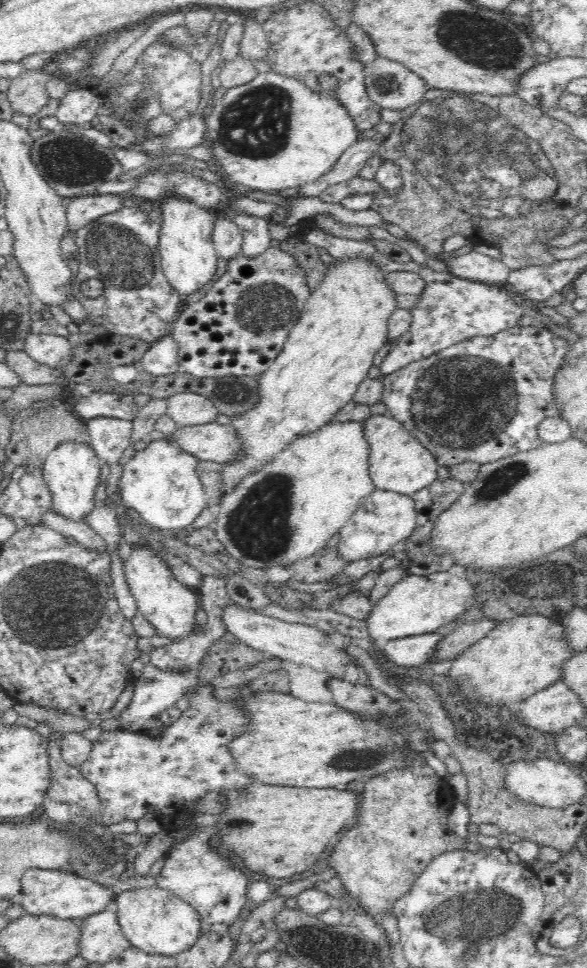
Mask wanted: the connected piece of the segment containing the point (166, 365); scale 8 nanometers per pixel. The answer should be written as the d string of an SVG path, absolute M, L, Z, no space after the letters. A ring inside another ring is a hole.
M170 333L148 346L141 366L142 370L154 377L164 377L178 372L179 348Z

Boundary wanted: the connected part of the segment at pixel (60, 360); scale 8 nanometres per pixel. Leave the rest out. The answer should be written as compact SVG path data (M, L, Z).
M28 333L23 350L39 363L60 370L73 357L73 348L67 337L51 333Z

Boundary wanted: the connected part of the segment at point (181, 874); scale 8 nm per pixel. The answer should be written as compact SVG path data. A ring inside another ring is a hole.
M192 835L180 844L174 844L166 854L165 864L155 880L160 888L171 891L174 896L190 904L200 915L202 926L215 922L229 926L238 918L238 914L244 912L242 907L249 898L248 877L232 866L232 860L212 851L207 842Z

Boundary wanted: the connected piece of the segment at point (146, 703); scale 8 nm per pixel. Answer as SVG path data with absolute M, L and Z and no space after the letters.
M146 663L141 675L134 680L135 687L133 690L130 704L117 716L120 728L125 731L136 732L142 728L142 720L150 720L158 714L162 714L166 708L175 706L175 704L188 695L188 690L199 686L199 678L184 677L185 672L177 670L160 670L154 665Z

